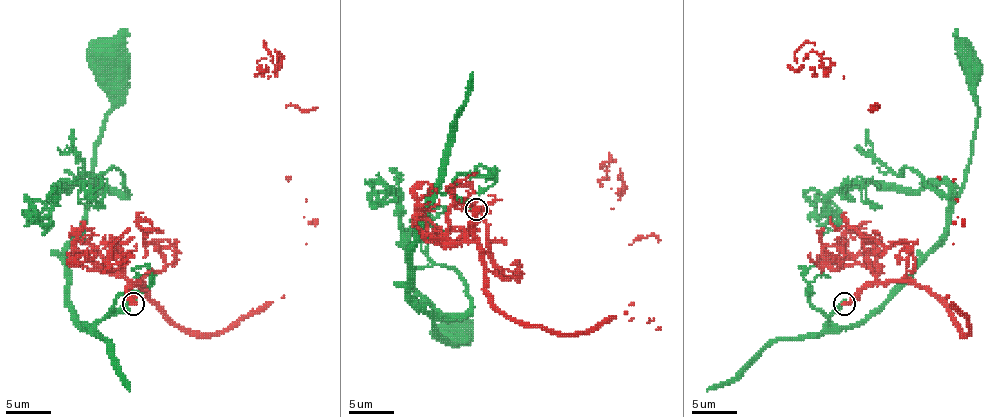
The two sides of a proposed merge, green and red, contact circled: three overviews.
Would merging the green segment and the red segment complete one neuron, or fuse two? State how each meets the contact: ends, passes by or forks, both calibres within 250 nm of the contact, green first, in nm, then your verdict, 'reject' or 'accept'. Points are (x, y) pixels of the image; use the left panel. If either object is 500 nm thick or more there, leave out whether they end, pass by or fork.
green ends; red ends; calibres 280 and 440 nm; reject

